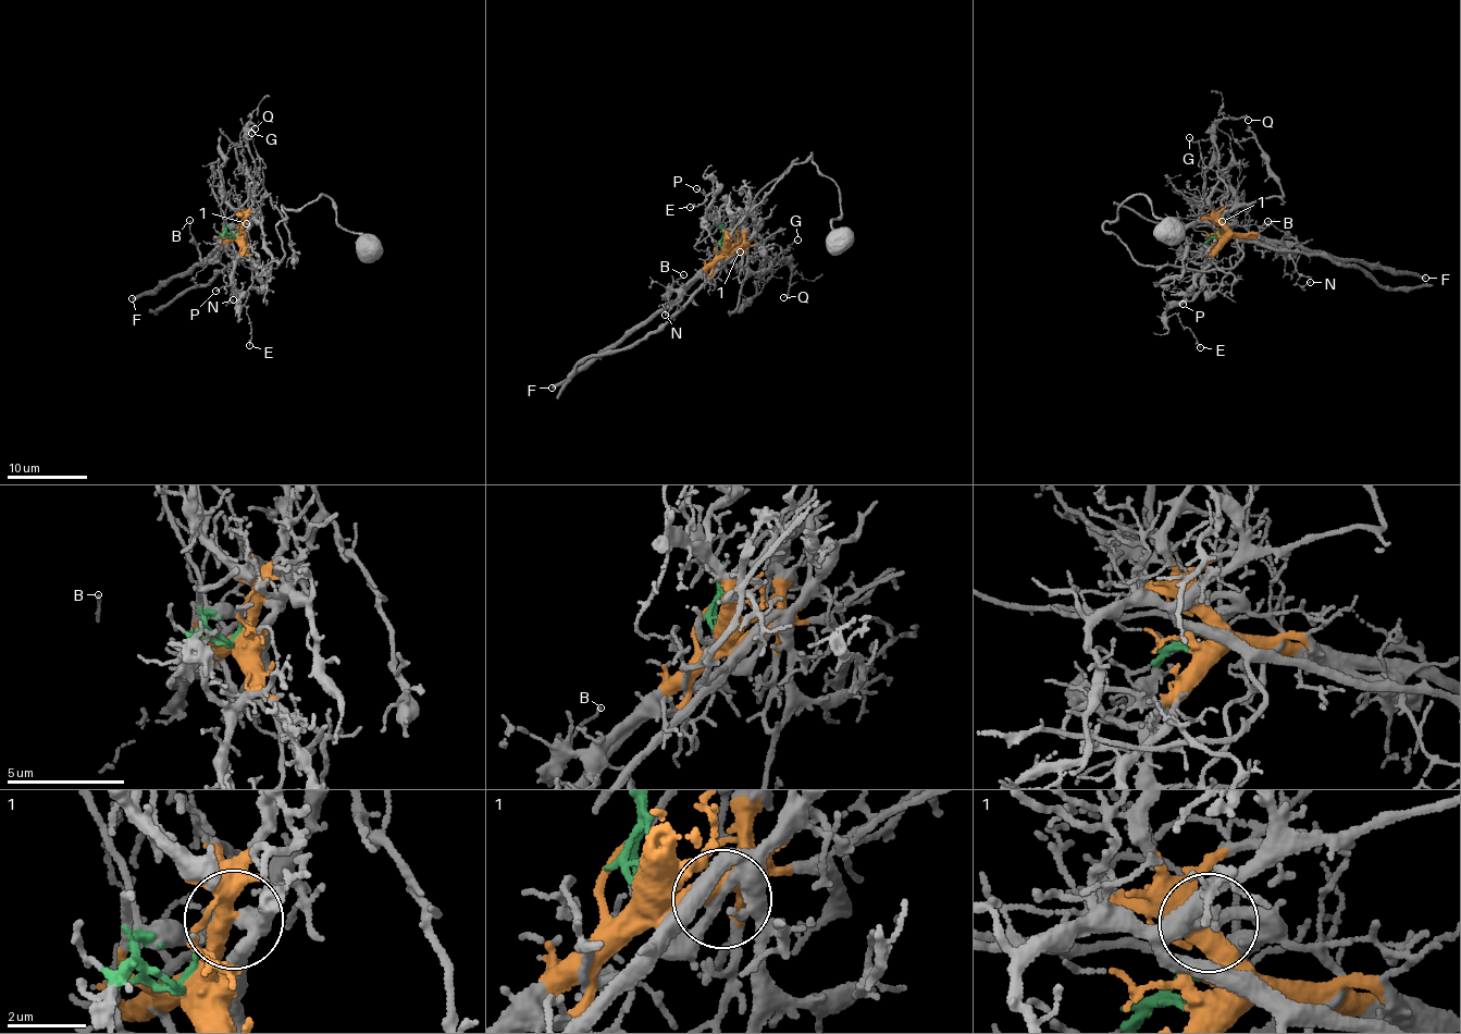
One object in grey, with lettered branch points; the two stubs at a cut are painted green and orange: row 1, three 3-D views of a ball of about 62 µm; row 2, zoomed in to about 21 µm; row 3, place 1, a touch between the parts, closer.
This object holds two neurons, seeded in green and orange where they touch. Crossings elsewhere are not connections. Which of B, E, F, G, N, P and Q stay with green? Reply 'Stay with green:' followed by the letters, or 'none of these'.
Stay with green: G, Q

